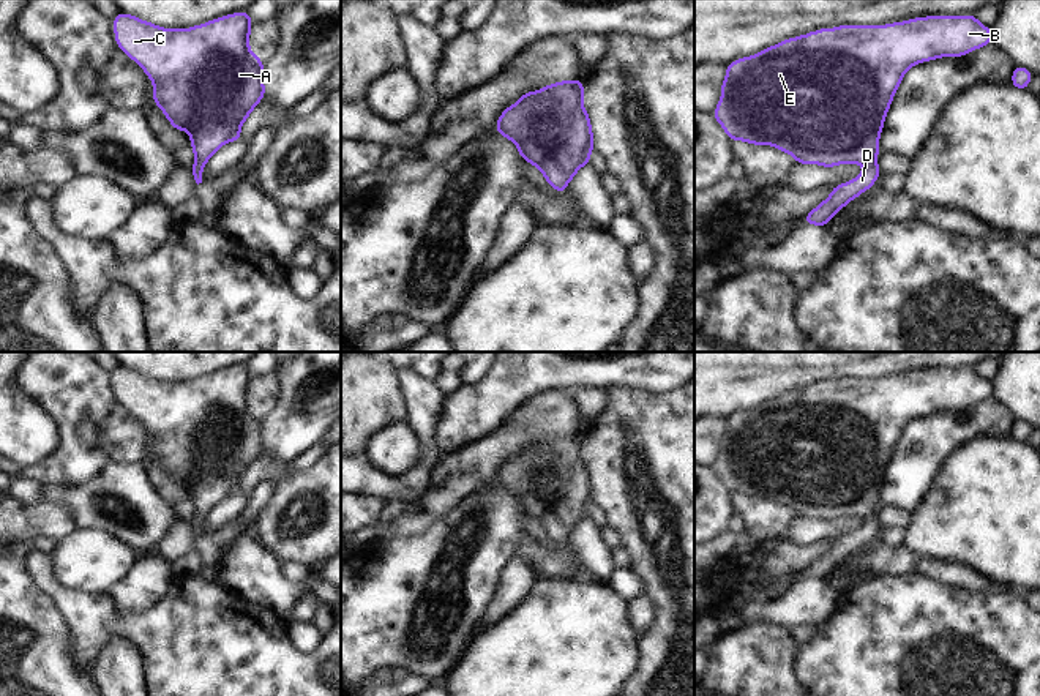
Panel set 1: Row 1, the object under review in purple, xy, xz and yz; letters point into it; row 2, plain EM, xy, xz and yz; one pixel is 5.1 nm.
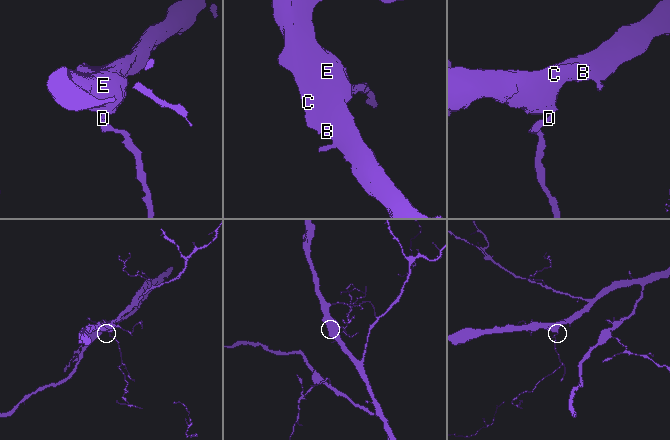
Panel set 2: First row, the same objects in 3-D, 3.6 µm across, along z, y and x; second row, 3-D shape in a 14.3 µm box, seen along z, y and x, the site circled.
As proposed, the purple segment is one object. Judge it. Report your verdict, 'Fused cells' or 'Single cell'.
Single cell.

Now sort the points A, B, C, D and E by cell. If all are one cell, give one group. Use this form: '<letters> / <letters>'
A B C D E

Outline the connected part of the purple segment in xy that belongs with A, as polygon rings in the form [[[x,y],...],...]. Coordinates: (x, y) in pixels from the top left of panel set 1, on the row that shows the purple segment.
[[[122,11],[112,21],[115,44],[153,82],[153,103],[175,131],[189,133],[196,156],[189,172],[202,183],[207,161],[224,144],[241,140],[241,125],[265,96],[264,63],[249,49],[249,13],[232,13],[191,28],[163,28]]]

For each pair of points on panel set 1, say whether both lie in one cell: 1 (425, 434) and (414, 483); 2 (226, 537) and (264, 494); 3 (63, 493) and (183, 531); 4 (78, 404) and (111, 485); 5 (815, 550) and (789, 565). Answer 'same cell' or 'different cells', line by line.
1: same cell
2: same cell
3: different cells
4: different cells
5: same cell

